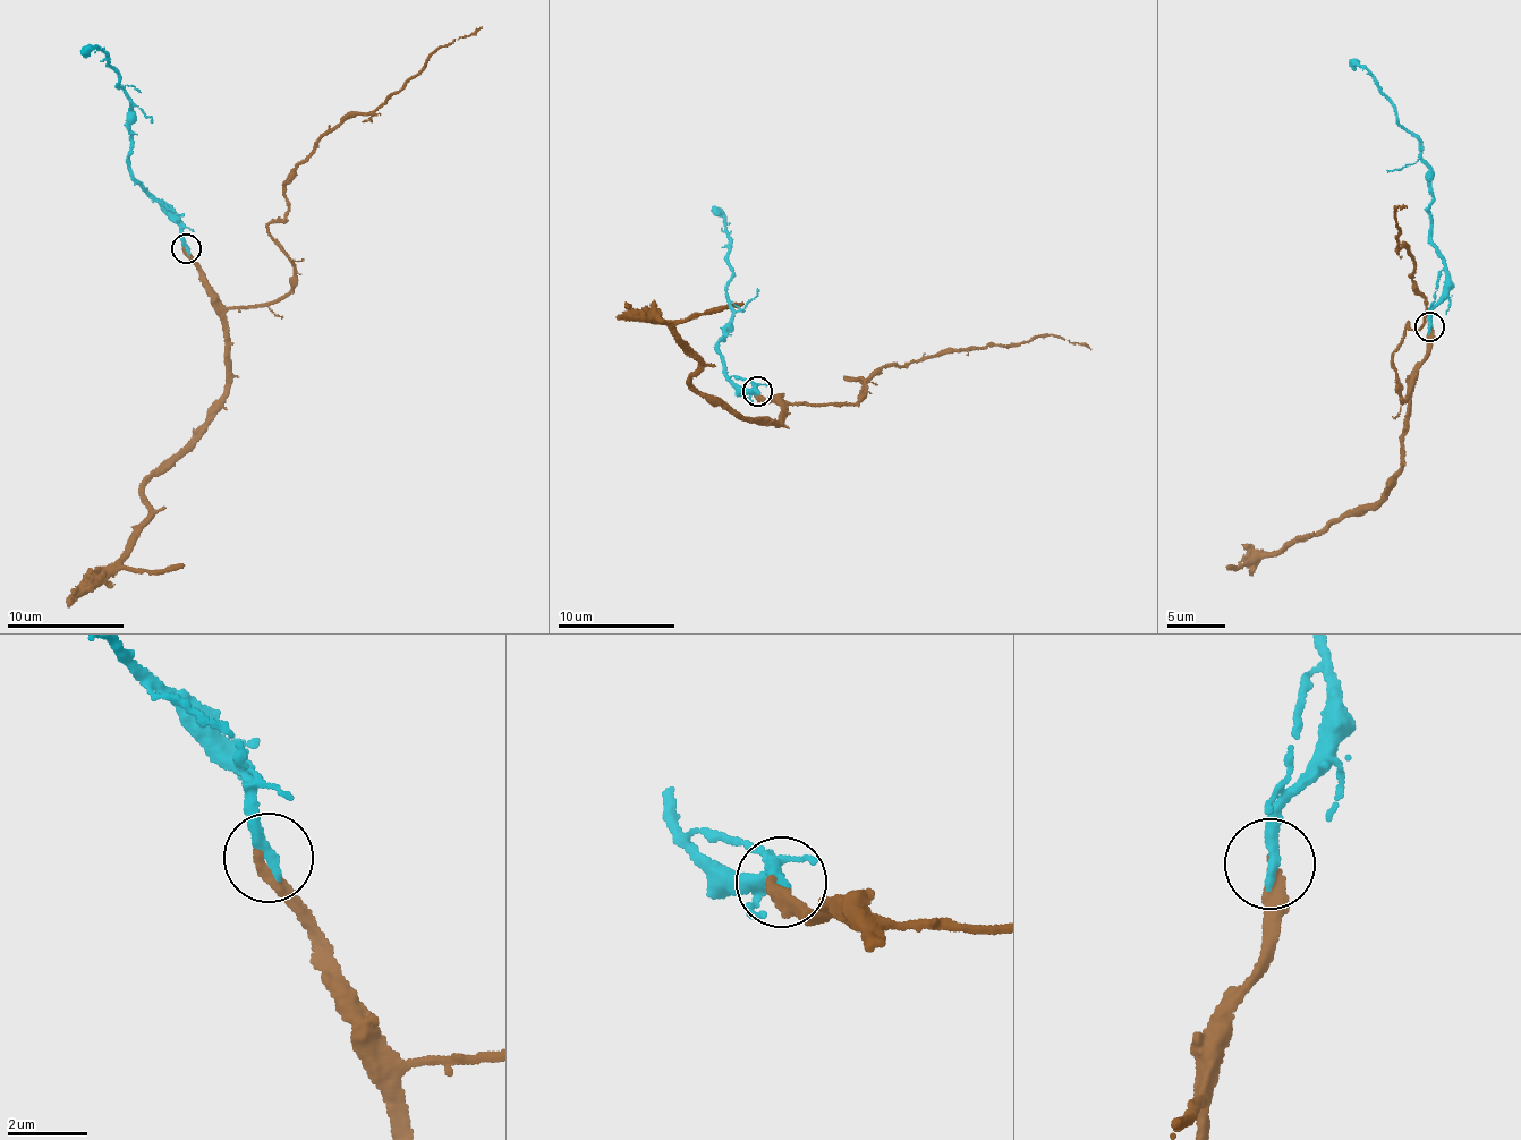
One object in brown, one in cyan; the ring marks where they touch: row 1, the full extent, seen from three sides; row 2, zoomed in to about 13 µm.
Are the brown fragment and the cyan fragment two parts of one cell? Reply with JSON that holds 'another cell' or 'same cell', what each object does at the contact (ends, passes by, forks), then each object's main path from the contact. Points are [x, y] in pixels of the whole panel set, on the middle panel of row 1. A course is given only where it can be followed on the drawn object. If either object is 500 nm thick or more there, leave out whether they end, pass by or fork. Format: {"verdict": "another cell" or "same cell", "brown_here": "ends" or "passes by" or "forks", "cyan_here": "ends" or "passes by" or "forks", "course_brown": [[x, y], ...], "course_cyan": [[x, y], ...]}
{"verdict": "same cell", "brown_here": "ends", "cyan_here": "ends", "course_brown": [[755, 391], [858, 402], [866, 388], [846, 380], [864, 393], [877, 371], [945, 354], [1046, 334], [1089, 348]], "course_cyan": [[757, 391], [732, 382], [717, 349], [733, 311], [727, 297], [733, 273], [730, 237], [712, 209]]}

